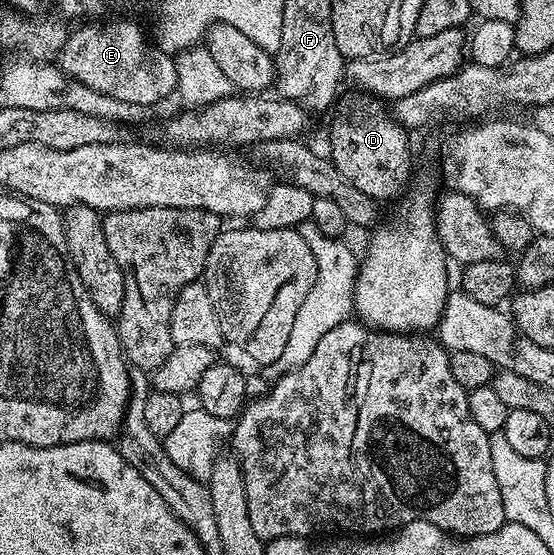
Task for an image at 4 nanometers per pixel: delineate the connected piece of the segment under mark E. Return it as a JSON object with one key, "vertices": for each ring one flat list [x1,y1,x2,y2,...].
{"vertices":[[128,21,125,25,108,25,105,29,95,29,95,24,84,23,81,29,72,29,69,32,66,43,60,48,58,54,58,65,64,73,74,81,80,81,86,87,98,91,102,95,110,95,122,103,134,103,151,107,159,101,164,101,173,96,176,91,176,62,174,57,168,53,163,53,159,47,153,43,135,25]]}

